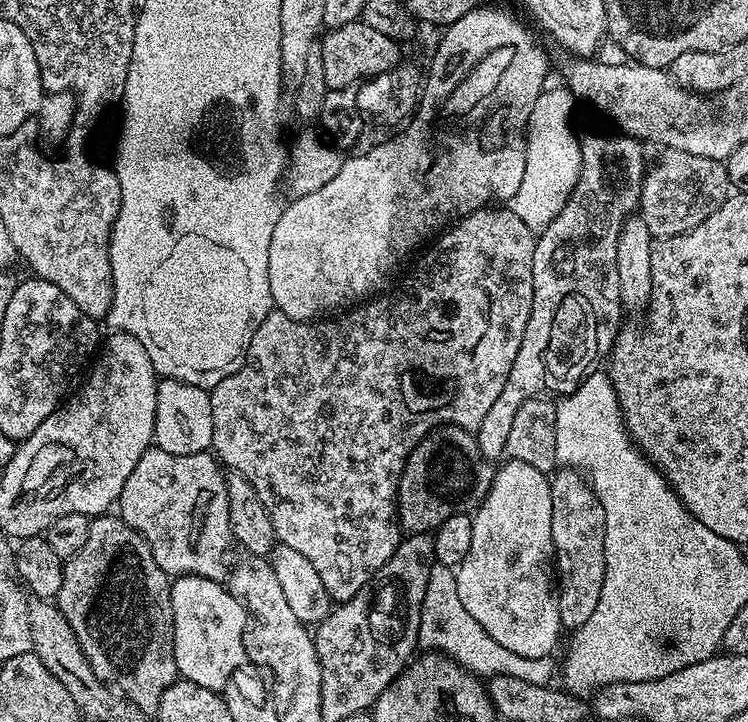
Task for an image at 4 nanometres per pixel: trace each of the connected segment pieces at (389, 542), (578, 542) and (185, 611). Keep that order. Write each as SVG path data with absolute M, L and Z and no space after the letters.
M511 207L480 208L477 212L460 217L440 235L435 237L436 245L417 262L416 269L393 292L385 291L380 294L385 296L377 295L337 315L340 316L337 320L295 320L275 310L268 312L266 318L262 318L262 326L254 330L254 338L250 338L244 365L233 376L222 378L222 382L218 382L218 386L209 391L210 410L214 414L211 451L225 469L242 474L242 478L254 486L258 498L262 498L262 506L266 506L270 514L270 522L274 522L277 541L290 546L290 550L298 550L298 554L303 554L314 565L314 570L318 570L318 578L322 578L322 586L326 586L333 602L354 598L354 594L365 588L378 574L378 570L386 566L400 544L402 529L396 515L396 491L400 489L400 475L409 454L420 447L422 438L426 438L433 428L439 428L442 424L454 424L457 428L469 430L482 426L482 418L486 418L490 406L494 406L498 394L502 394L506 378L510 378L510 366L514 366L514 358L518 358L518 346L522 346L526 322L530 322L530 310L534 302L532 267L536 236L533 229L528 228L526 222L522 222L522 218L512 212Z
M567 466L561 467L551 477L552 485L552 517L550 518L550 534L552 535L552 551L554 553L554 572L558 577L558 614L560 626L564 630L580 628L594 614L598 606L598 598L602 598L602 582L608 569L608 551L606 550L606 518L602 510L602 502L594 494L583 472Z
M177 576L172 580L172 609L177 673L198 686L220 692L246 664L244 630L249 627L250 617L243 603L219 580Z

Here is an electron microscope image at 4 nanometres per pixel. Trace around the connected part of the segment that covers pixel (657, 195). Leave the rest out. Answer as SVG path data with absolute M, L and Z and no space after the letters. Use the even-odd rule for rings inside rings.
M665 149L658 162L645 174L641 181L640 206L638 215L642 217L653 239L676 237L704 222L710 214L720 209L728 199L732 185L729 182L727 165L720 160L704 158L702 155L689 154L686 151Z

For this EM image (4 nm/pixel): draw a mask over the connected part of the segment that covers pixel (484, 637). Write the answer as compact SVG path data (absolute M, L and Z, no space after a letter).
M433 563L428 569L426 598L422 598L418 634L421 649L449 656L480 678L509 676L522 678L522 682L548 686L553 683L552 675L555 672L557 675L558 672L557 661L555 664L552 656L524 658L522 654L514 654L514 650L506 650L506 646L498 646L498 642L494 642L494 638L490 638L490 634L486 634L486 630L482 630L478 622L474 622L474 617L466 611L466 606L462 606L462 598L458 598L455 571L445 564Z

